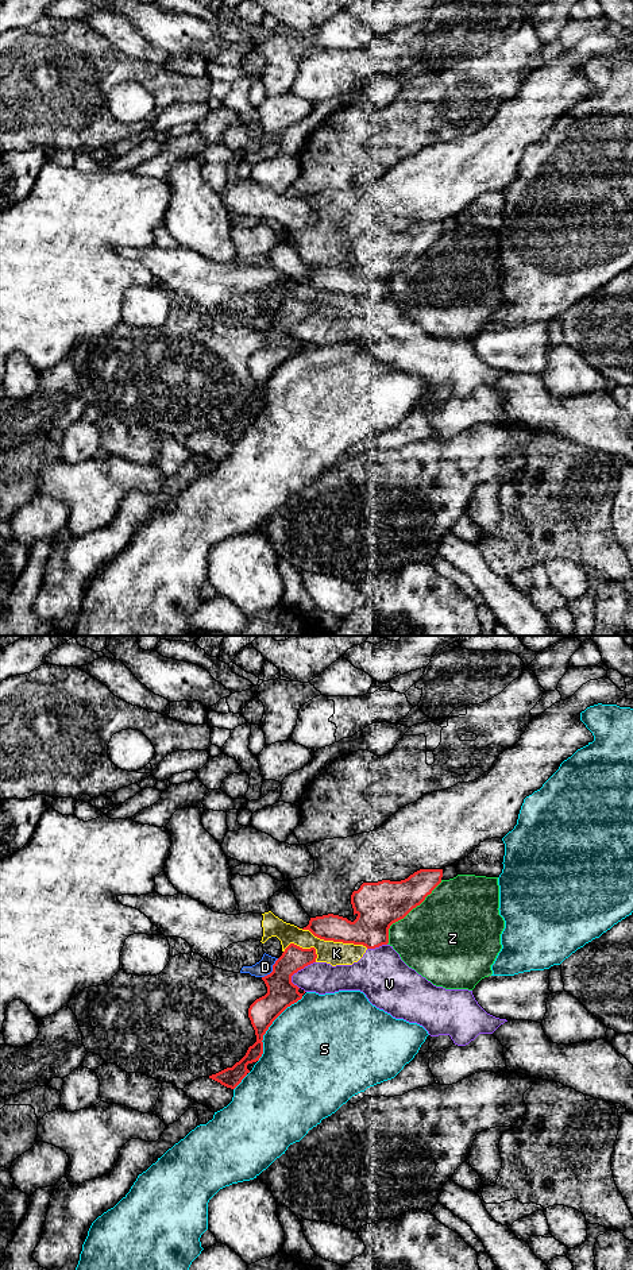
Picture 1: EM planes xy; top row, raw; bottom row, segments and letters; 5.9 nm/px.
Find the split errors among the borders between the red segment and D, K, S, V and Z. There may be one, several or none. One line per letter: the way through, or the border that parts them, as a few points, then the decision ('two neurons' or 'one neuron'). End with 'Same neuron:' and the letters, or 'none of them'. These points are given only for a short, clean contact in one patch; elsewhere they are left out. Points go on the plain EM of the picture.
D: along xy (278, 311), (273, 321), (262, 329) | two neurons
K: two neurons
S: two neurons
V: two neurons
Z: two neurons
Same neuron: none of them

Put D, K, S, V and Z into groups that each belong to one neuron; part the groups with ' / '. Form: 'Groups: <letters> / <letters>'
Groups: D K V / S / Z

